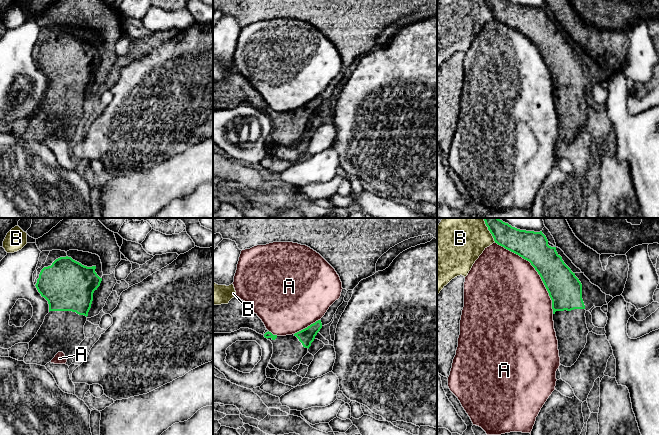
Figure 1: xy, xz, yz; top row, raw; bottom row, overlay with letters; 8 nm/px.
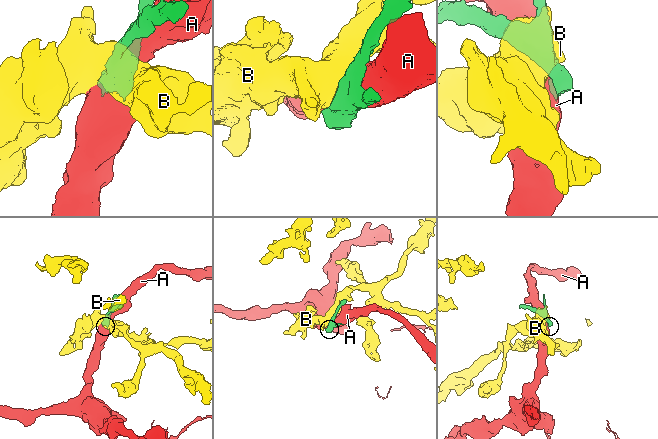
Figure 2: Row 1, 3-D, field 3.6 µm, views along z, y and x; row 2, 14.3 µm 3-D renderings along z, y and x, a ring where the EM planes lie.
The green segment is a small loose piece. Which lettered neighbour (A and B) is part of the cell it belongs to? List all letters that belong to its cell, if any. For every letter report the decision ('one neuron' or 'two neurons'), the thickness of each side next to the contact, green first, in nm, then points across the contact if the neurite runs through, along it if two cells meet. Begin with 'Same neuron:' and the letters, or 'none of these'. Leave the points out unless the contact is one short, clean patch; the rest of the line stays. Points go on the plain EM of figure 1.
Same neuron: none of these
A: two neurons; 260 nm thick on the green side, 500 nm on the other
B: two neurons; 190 nm thick on the green side, 340 nm on the other

